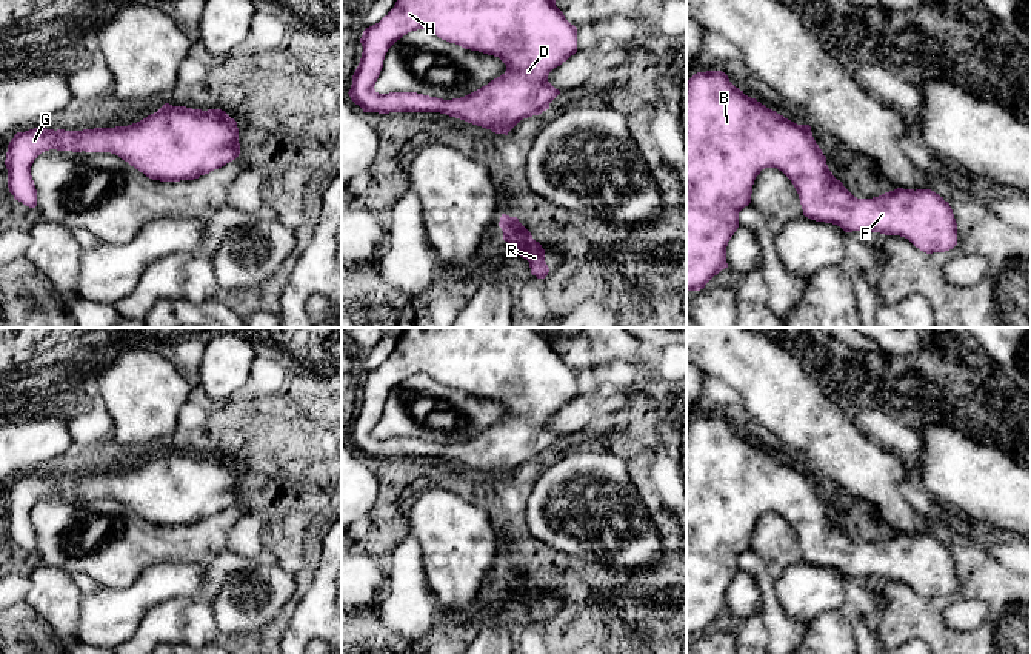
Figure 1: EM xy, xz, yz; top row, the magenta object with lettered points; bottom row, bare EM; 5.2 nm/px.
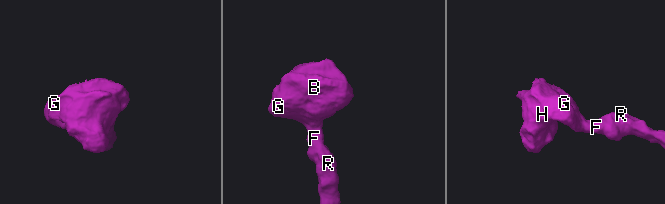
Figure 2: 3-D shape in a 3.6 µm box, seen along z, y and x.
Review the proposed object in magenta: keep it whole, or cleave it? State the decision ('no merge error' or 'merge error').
no merge error

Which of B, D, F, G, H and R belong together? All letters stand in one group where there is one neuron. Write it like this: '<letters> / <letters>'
B D F G H R

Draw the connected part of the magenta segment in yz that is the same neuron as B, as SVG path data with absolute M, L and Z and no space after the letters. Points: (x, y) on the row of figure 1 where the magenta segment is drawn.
M722 71L697 72L686 82L686 291L700 291L728 268L726 246L739 212L751 203L752 185L765 168L777 168L794 185L803 215L840 226L908 239L926 254L957 245L948 202L931 189L903 189L873 199L854 197L826 165L809 125L797 125L736 88Z

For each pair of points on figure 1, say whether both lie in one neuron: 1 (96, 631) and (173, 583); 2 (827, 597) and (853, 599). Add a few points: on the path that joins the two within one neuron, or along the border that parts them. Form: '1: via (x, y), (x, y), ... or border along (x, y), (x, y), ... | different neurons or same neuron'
1: via (114, 614), (154, 585) | same neuron
2: border along (847, 577), (844, 607) | different neurons

